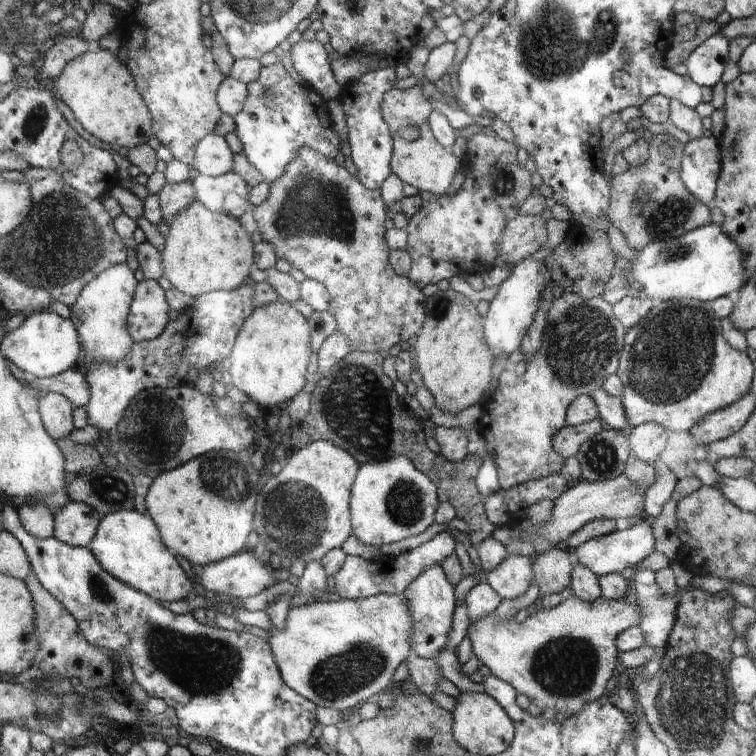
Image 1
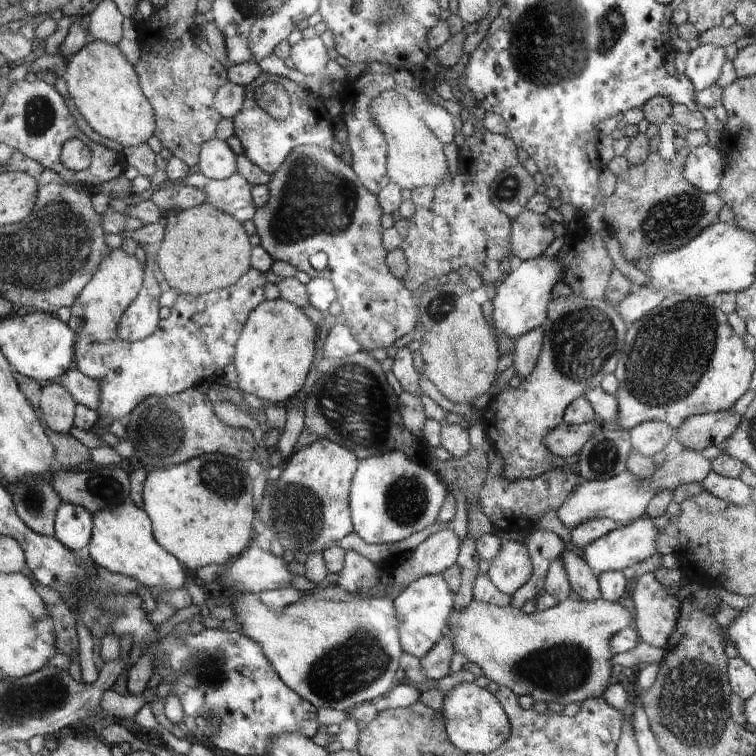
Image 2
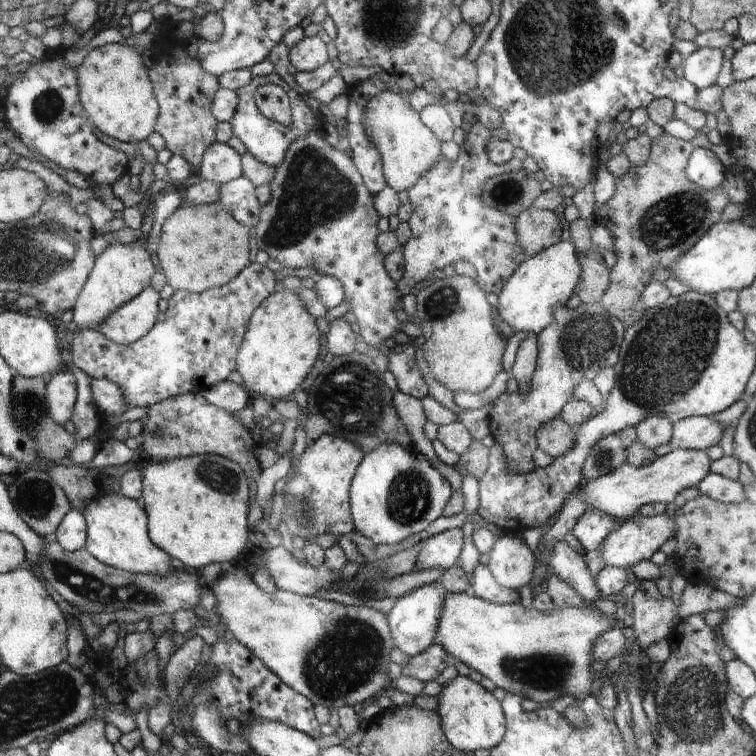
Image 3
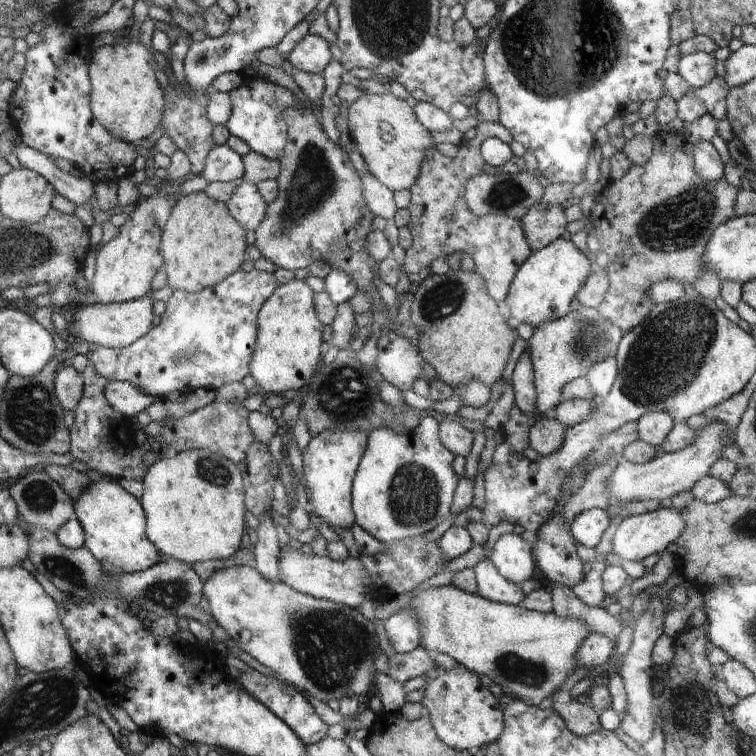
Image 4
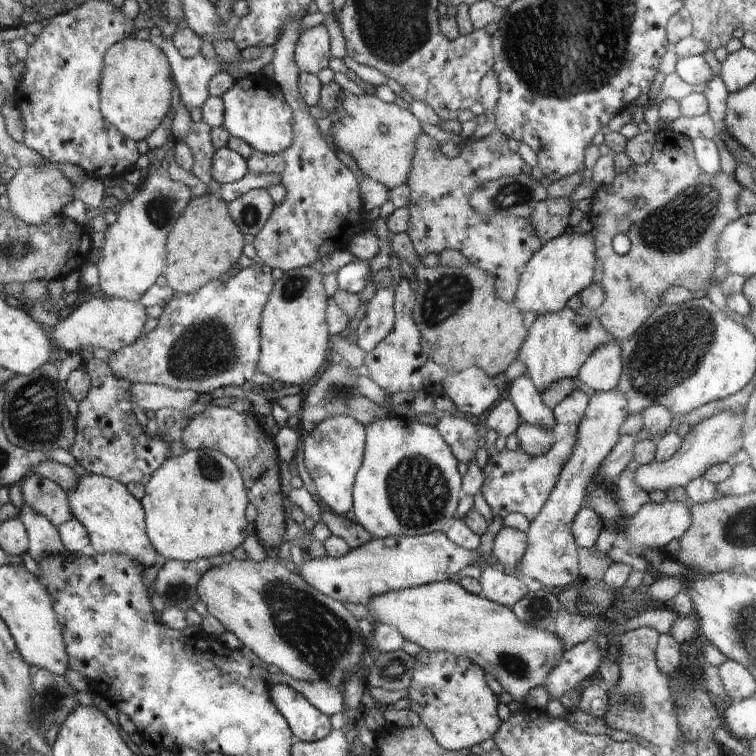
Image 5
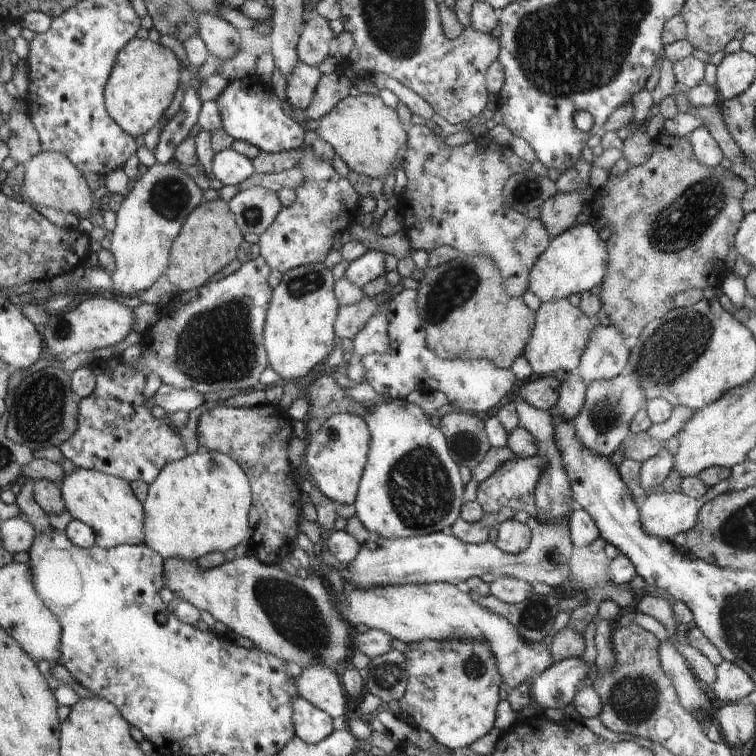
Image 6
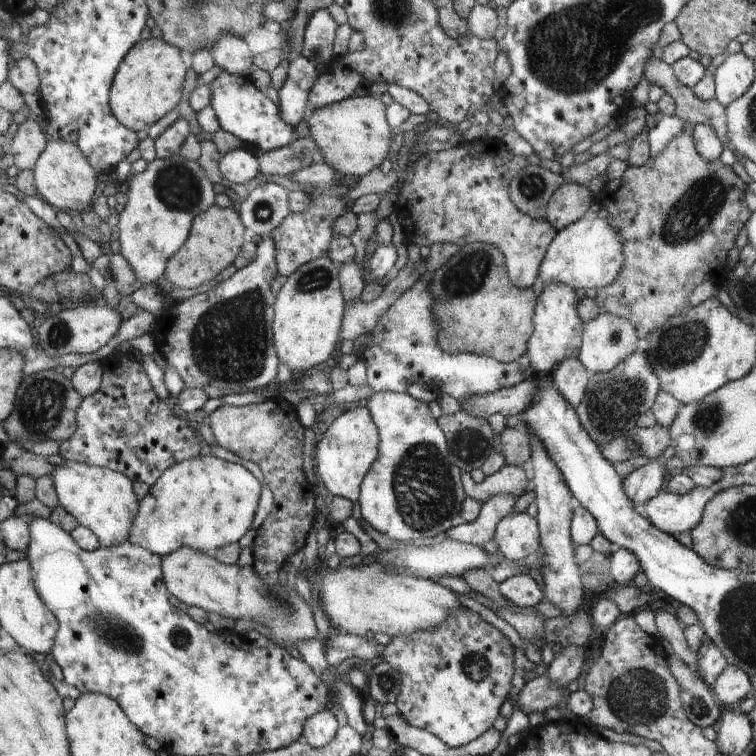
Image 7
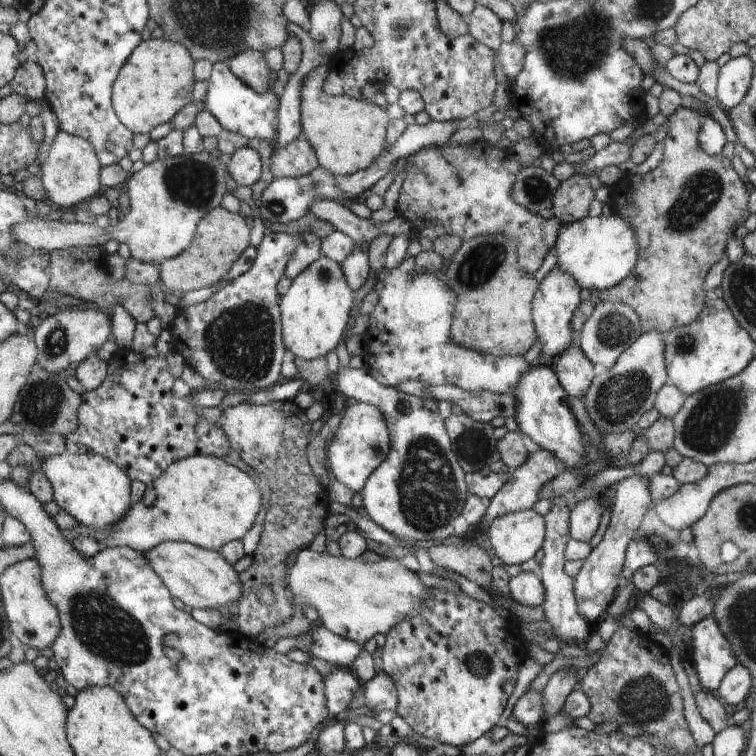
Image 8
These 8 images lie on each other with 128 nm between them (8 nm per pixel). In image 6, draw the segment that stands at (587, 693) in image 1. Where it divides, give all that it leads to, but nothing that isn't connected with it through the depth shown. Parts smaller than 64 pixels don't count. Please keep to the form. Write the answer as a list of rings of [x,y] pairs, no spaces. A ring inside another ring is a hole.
[[[443,582],[432,584],[394,584],[394,586],[372,586],[372,588],[346,587],[343,596],[338,597],[338,610],[342,618],[354,628],[360,624],[370,629],[381,630],[406,644],[416,644],[426,638],[430,640],[466,640],[474,638],[478,642],[488,642],[492,654],[496,656],[496,666],[508,690],[523,688],[523,683],[546,670],[555,659],[544,641],[540,644],[526,642],[520,632],[502,616],[486,610],[469,593]]]

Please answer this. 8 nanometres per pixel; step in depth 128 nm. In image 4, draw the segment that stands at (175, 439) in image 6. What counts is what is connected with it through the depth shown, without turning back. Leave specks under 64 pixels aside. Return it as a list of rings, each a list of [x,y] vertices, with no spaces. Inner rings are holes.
[[[72,353],[69,359],[69,363],[83,375],[84,382],[83,398],[74,409],[74,423],[69,428],[71,440],[69,452],[75,459],[78,458],[86,464],[88,469],[98,470],[98,472],[110,476],[111,479],[126,478],[126,480],[140,480],[142,482],[144,470],[148,472],[148,468],[145,465],[142,466],[142,456],[136,454],[134,448],[130,448],[130,446],[112,446],[110,450],[104,448],[104,436],[106,436],[106,430],[110,428],[112,418],[114,418],[114,408],[108,402],[107,395],[104,394],[104,386],[108,386],[109,380],[102,378],[94,370],[92,362],[86,358],[86,355]]]

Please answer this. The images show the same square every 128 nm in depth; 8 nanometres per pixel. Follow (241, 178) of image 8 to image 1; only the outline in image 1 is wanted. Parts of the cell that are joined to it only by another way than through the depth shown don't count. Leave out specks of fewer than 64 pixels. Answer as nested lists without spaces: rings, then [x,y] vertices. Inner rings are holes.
[[[210,133],[199,142],[195,150],[195,168],[197,174],[211,177],[220,176],[233,170],[234,154],[225,137]]]

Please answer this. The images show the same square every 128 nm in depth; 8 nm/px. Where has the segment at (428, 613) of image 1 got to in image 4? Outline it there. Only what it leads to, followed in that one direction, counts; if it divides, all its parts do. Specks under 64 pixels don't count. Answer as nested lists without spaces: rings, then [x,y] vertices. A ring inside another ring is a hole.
[[[410,608],[400,609],[385,620],[384,626],[395,653],[412,652],[420,645],[420,624]]]

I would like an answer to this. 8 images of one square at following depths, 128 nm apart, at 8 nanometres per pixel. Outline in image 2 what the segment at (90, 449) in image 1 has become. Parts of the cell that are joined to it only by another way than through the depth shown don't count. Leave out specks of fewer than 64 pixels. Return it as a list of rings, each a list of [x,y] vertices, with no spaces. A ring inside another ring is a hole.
[[[44,424],[44,430],[50,435],[52,446],[56,447],[56,462],[59,469],[78,466],[80,462],[90,459],[90,449],[72,437],[72,435],[58,434],[58,432],[51,434],[50,428],[46,428],[46,424]]]

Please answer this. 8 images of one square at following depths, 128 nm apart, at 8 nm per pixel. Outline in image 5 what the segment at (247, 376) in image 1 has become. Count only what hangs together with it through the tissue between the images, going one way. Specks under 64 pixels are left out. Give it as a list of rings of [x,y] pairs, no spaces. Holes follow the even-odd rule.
[[[311,266],[286,271],[276,282],[271,298],[262,310],[260,331],[260,356],[258,357],[258,371],[274,380],[279,386],[302,386],[314,378],[320,364],[326,360],[328,348],[327,324],[328,298],[322,290],[322,273]]]

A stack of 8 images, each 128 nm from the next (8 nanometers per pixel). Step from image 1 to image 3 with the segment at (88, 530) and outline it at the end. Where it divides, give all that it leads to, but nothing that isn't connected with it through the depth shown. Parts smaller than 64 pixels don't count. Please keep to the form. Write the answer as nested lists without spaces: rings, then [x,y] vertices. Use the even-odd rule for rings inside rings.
[[[71,508],[56,529],[55,540],[68,552],[84,548],[87,541],[87,526],[82,511]]]

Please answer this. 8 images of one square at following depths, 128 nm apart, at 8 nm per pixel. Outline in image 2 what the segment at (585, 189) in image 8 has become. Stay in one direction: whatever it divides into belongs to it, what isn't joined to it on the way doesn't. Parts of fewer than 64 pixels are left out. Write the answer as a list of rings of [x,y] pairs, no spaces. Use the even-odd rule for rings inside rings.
[[[525,208],[512,222],[512,254],[516,261],[538,258],[554,240],[555,228],[550,228],[550,220],[538,212]]]

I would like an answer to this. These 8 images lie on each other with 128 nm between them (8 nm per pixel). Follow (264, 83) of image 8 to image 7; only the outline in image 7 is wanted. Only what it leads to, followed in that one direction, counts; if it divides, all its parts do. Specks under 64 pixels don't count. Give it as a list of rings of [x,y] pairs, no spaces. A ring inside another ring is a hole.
[[[222,36],[209,50],[216,66],[228,71],[230,74],[250,78],[254,72],[254,55],[250,52],[248,44],[239,36]]]

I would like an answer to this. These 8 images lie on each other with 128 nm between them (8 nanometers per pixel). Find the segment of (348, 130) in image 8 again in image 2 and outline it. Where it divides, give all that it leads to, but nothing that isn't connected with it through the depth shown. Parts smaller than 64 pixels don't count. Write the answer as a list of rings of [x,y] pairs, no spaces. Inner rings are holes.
[[[388,89],[379,94],[371,102],[370,114],[374,122],[382,130],[387,142],[387,173],[389,180],[399,184],[401,189],[418,189],[422,186],[440,186],[448,174],[448,162],[442,150],[439,137],[432,134],[427,123],[412,116],[412,110],[406,110],[406,96],[393,89]]]

